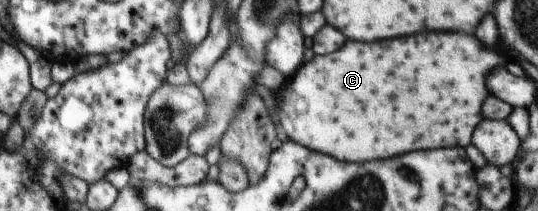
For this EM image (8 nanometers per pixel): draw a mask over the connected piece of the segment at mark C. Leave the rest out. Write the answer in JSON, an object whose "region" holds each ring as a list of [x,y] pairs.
{"region":[[[423,32],[419,36],[407,36],[407,38],[397,38],[397,40],[389,40],[389,42],[387,40],[377,42],[377,48],[379,48],[377,50],[377,70],[381,70],[381,72],[375,72],[375,66],[373,66],[375,44],[353,42],[353,40],[347,40],[347,44],[343,44],[343,48],[339,52],[333,52],[333,54],[327,54],[327,56],[314,56],[313,60],[302,63],[302,66],[298,68],[295,74],[282,85],[282,91],[280,92],[281,106],[279,106],[278,124],[283,126],[288,140],[297,144],[303,144],[307,148],[313,148],[317,152],[327,152],[329,156],[335,156],[337,160],[347,160],[347,162],[365,162],[365,160],[371,160],[371,158],[373,160],[375,158],[391,158],[391,156],[407,154],[411,150],[465,148],[472,144],[473,131],[484,119],[481,112],[483,102],[490,95],[490,90],[487,90],[487,76],[491,76],[491,72],[504,65],[501,50],[491,50],[481,40],[477,40],[475,36],[469,36],[469,34],[463,34],[463,32],[455,32],[455,34]]]}

